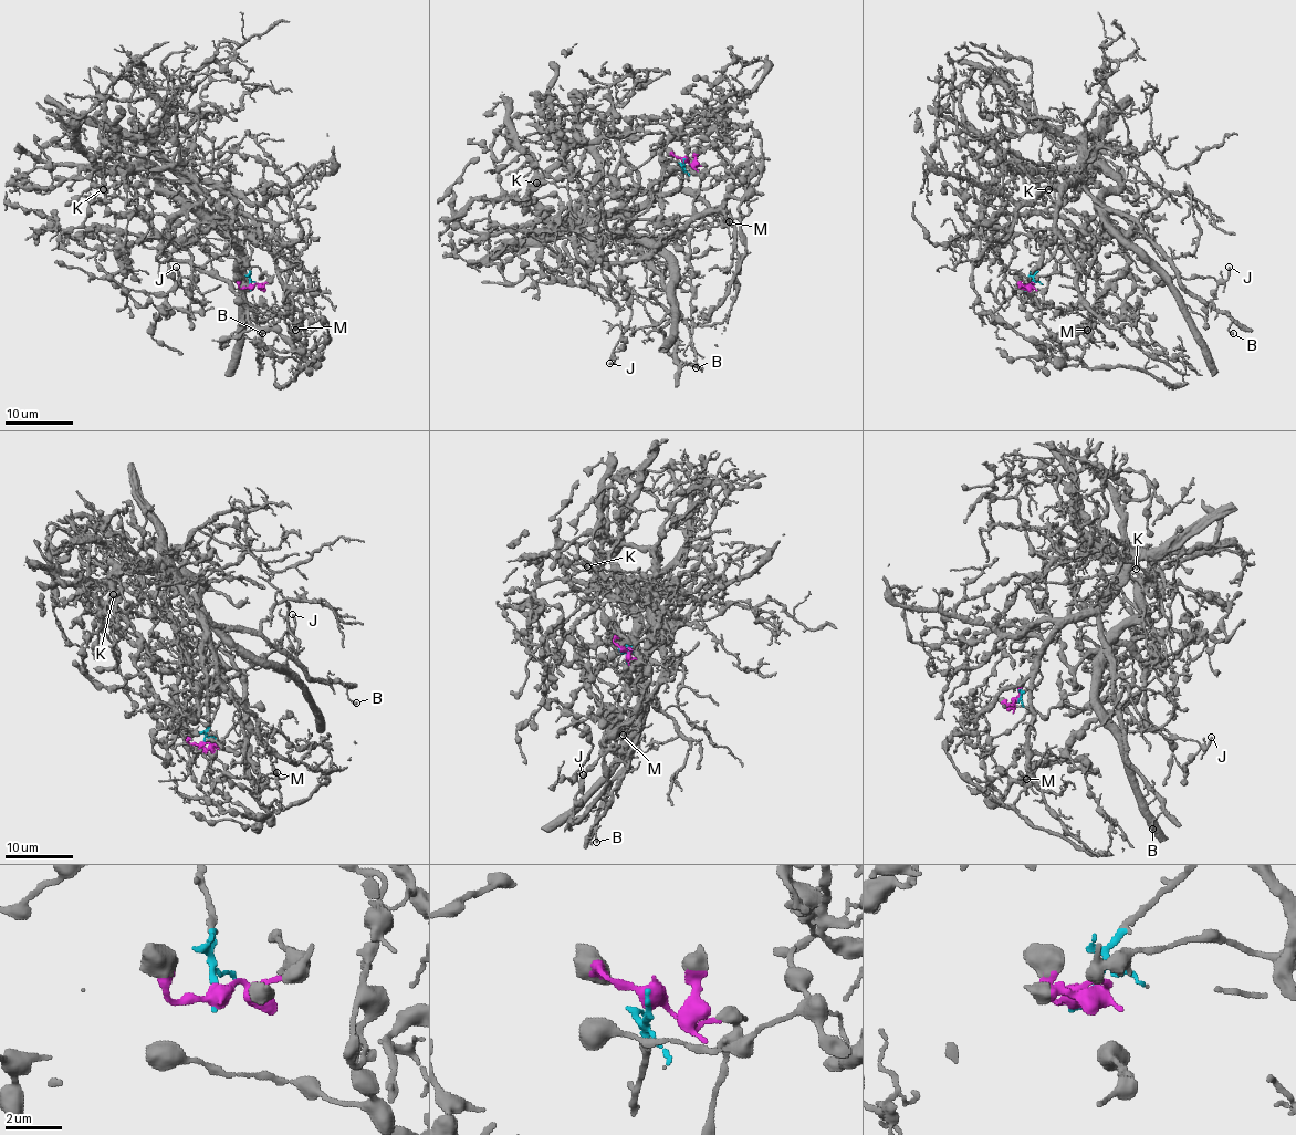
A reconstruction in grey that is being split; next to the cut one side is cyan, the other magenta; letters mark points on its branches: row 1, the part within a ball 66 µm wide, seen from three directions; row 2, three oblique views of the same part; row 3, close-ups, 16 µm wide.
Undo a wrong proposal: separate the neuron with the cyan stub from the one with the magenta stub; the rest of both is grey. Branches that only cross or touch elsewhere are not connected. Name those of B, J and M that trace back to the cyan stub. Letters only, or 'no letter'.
B

